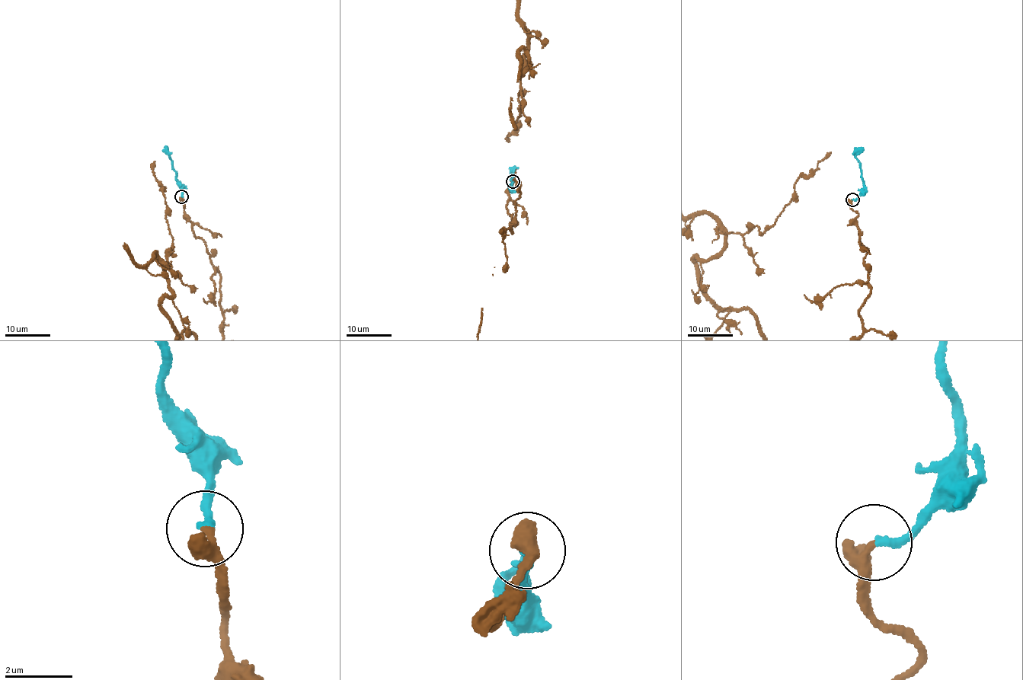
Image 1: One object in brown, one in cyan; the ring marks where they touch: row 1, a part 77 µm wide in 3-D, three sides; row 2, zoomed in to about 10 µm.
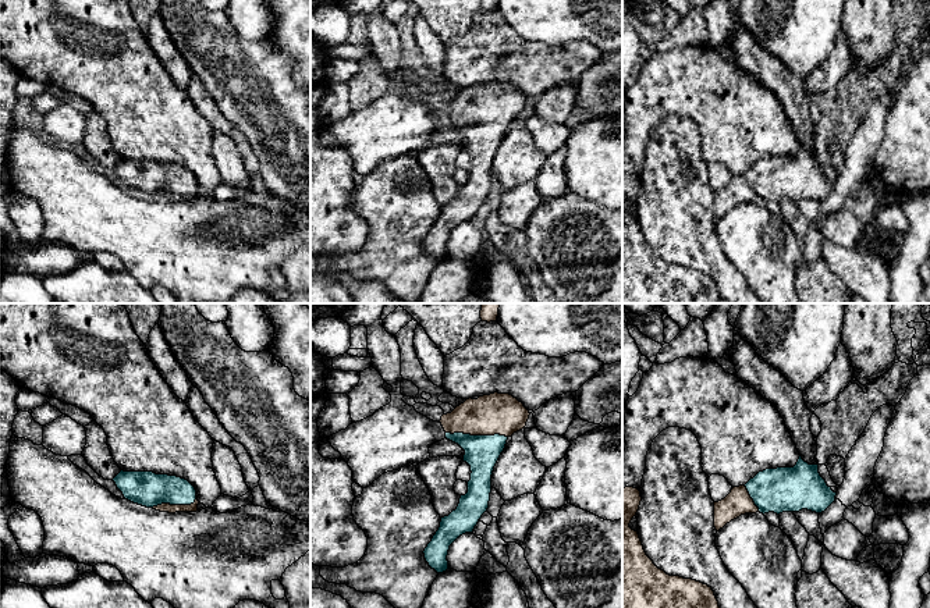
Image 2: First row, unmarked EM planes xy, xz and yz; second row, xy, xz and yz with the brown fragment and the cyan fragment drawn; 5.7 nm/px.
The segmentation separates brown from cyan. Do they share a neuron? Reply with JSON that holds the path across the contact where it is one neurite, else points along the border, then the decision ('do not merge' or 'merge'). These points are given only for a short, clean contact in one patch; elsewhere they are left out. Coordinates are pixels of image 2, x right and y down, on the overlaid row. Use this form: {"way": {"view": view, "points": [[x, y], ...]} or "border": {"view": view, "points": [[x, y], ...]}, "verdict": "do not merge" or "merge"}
{"way": {"view": "xz", "points": [[497, 413], [476, 434], [482, 440], [482, 452]]}, "verdict": "merge"}

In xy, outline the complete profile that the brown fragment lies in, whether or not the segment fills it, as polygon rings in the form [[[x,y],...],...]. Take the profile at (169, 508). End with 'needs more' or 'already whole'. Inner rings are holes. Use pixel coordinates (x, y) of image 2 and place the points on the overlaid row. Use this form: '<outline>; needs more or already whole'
[[[121,470],[113,481],[124,498],[160,512],[196,512],[195,487],[185,479],[153,472]]]; needs more

